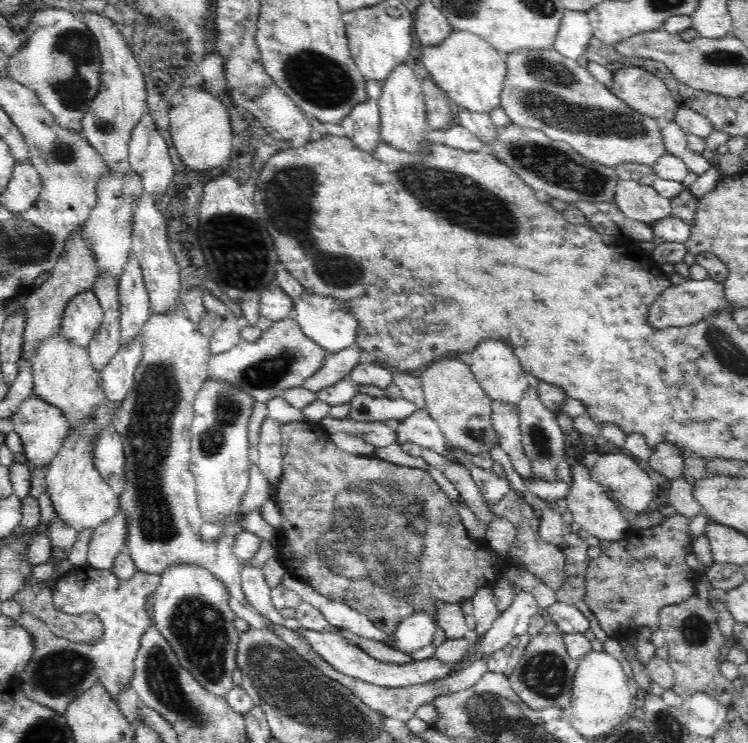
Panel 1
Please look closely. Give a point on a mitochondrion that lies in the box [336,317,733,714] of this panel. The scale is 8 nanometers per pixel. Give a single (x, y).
(545, 673)

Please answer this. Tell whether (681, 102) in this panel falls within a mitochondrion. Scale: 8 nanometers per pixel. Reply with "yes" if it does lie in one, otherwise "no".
no

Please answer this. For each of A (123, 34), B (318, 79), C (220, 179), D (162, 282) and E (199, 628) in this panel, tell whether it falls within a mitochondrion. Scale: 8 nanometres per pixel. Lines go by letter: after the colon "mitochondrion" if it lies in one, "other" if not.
A: other
B: mitochondrion
C: other
D: other
E: mitochondrion

